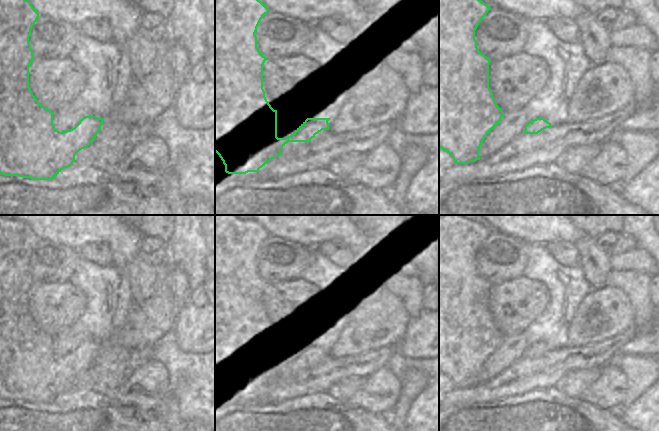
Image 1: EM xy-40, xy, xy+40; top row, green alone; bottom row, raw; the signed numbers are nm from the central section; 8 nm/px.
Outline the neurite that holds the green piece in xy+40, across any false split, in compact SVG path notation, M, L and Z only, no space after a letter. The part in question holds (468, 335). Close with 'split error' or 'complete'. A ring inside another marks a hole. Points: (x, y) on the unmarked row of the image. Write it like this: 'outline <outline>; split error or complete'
outline M459 215L439 216L439 372L448 376L455 388L481 383L479 373L504 337L489 311L491 285L479 275L475 263L475 255L490 233Z; complete

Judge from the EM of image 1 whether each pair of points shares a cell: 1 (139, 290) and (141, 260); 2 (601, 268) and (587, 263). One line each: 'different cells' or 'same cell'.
1: same cell
2: same cell

